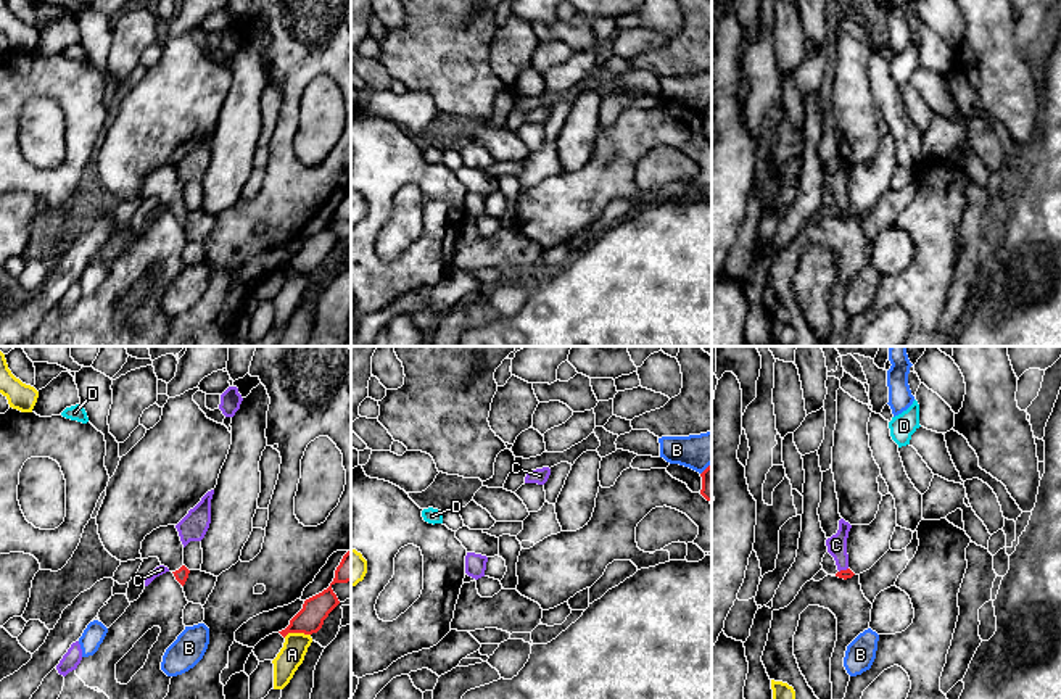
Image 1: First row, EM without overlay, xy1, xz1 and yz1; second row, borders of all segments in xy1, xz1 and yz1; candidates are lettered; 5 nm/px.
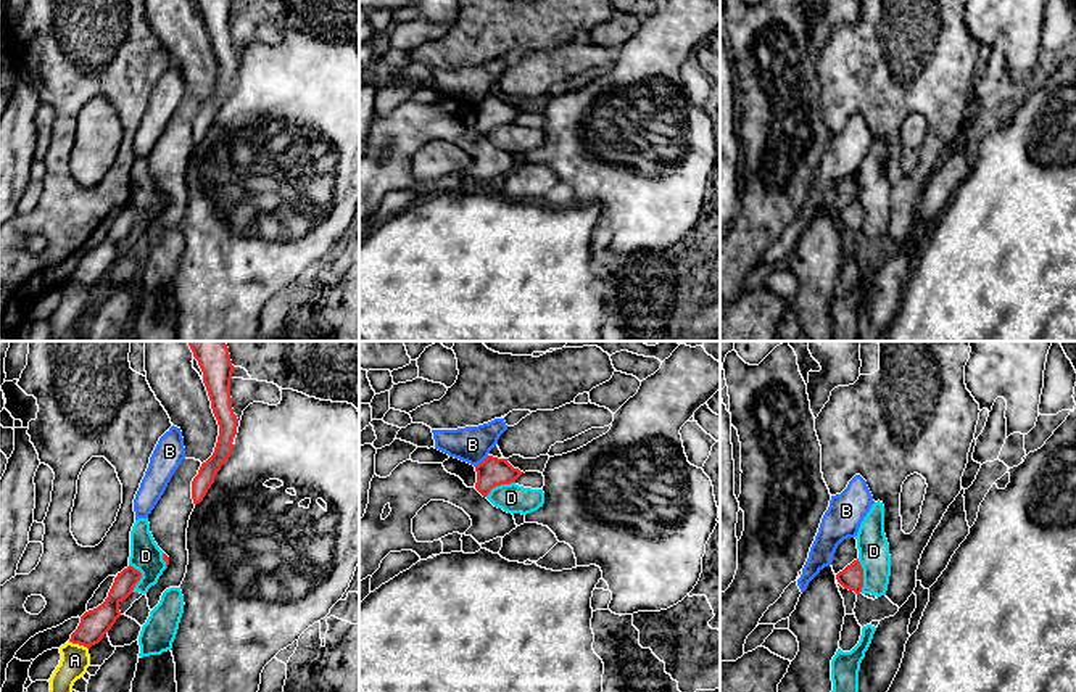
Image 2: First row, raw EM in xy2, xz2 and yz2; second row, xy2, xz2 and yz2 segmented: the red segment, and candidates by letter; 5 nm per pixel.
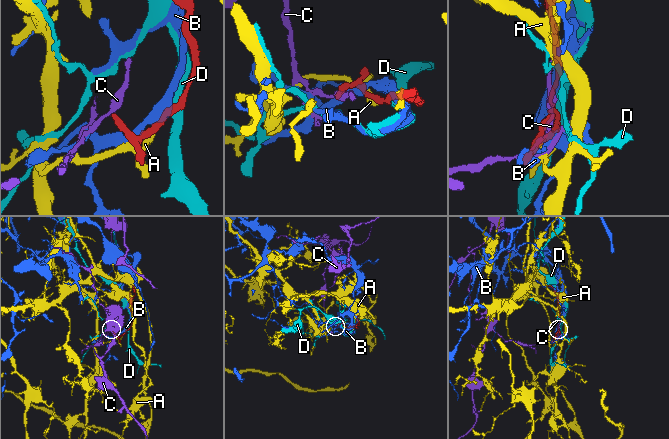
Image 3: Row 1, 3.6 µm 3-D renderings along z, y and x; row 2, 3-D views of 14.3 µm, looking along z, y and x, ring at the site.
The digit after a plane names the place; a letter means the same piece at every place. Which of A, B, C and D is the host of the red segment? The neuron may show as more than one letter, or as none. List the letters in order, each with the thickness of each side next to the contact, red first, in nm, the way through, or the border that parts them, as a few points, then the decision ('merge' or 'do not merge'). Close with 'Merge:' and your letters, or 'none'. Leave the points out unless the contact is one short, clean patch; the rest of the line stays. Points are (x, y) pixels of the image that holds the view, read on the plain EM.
A: 140 nm thick on the red side, 120 nm on the other; do not merge
B: 150 nm thick on the red side, 190 nm on the other; do not merge
C: 50 nm thick on the red side, 100 nm on the other; border along yz1 (847, 206), (839, 211); do not merge
D: 120 nm thick on the red side, 160 nm on the other; border along yz2 (857, 198), (862, 208), (862, 230); do not merge
Merge: none

